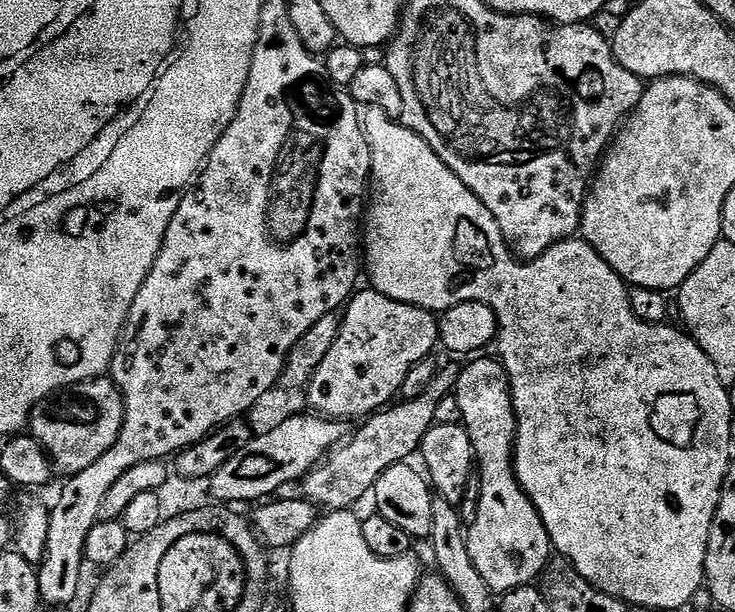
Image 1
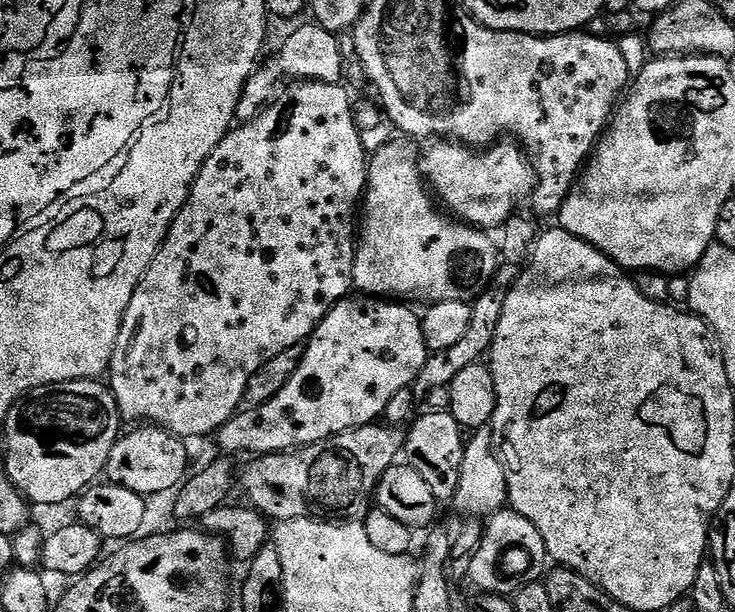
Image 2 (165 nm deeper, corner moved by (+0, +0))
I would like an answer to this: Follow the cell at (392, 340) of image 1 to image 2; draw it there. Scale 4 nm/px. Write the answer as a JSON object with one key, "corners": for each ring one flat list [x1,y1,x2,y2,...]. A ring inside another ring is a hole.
{"corners":[[345,298,341,300,339,304,335,304,335,306,325,314,322,323,318,325,316,331,308,337,306,347,303,349,300,358,300,364,294,370,290,382,286,382,286,386,282,386,282,390,278,390,278,394,274,398,270,398,270,402,266,402,257,408,237,411,236,415,231,416,229,420,220,427,219,432,215,433,214,440,220,443,220,448,224,451,221,453,256,452,252,454,271,454,274,452,287,452,293,448,305,448,307,444,316,444,319,440,337,436,351,428,361,428,367,424,379,421,384,415,390,398,394,398,394,394,398,394,398,390,412,388,413,385,415,385,416,378,419,376,422,366,426,366,430,355,426,342,424,341,424,326,421,317,419,315,415,316,415,314,404,305,407,304,404,302,393,302,388,298,352,299,353,298]]}

